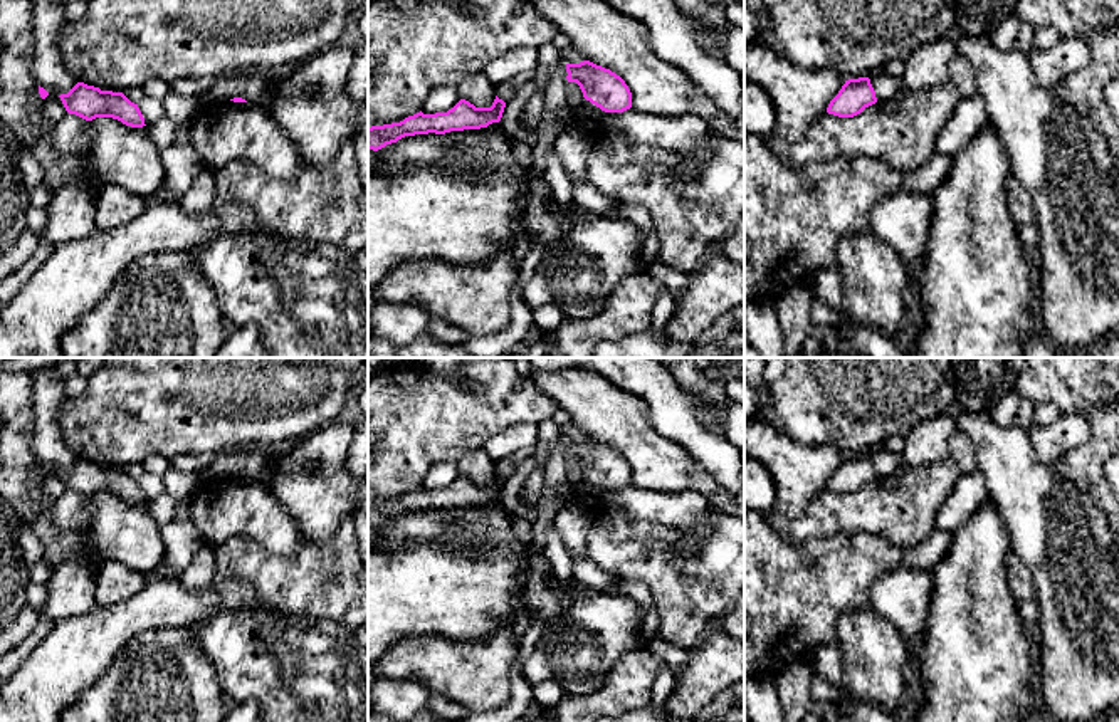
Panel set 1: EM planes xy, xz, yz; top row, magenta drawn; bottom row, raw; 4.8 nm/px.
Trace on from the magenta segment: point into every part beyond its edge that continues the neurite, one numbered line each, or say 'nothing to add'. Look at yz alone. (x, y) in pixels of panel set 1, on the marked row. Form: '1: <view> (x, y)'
nothing to add

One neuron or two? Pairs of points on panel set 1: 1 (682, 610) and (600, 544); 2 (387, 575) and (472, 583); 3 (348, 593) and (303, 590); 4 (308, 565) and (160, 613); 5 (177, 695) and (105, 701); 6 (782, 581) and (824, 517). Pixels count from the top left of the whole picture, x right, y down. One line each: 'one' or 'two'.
1: one
2: one
3: one
4: two
5: one
6: two

